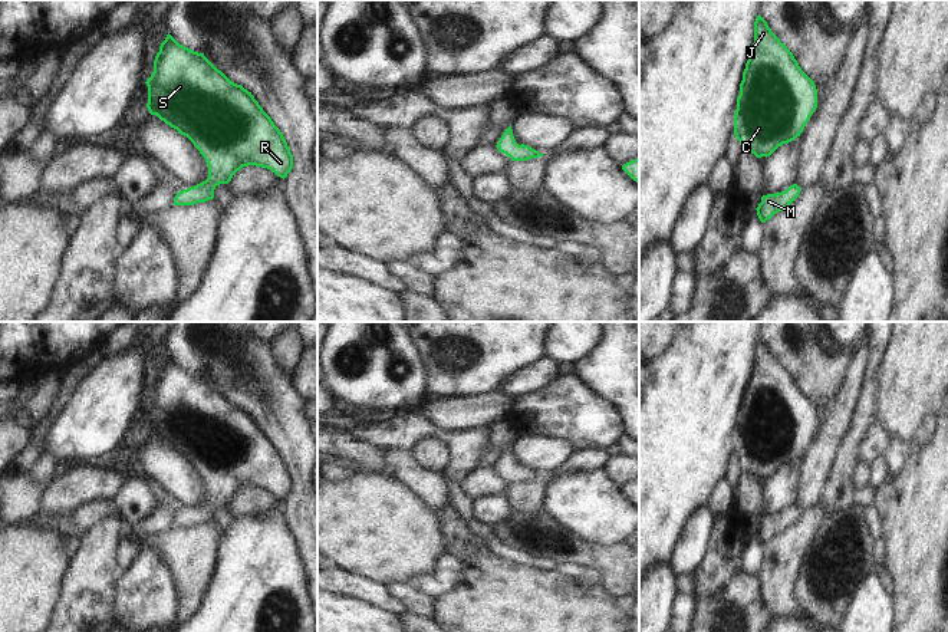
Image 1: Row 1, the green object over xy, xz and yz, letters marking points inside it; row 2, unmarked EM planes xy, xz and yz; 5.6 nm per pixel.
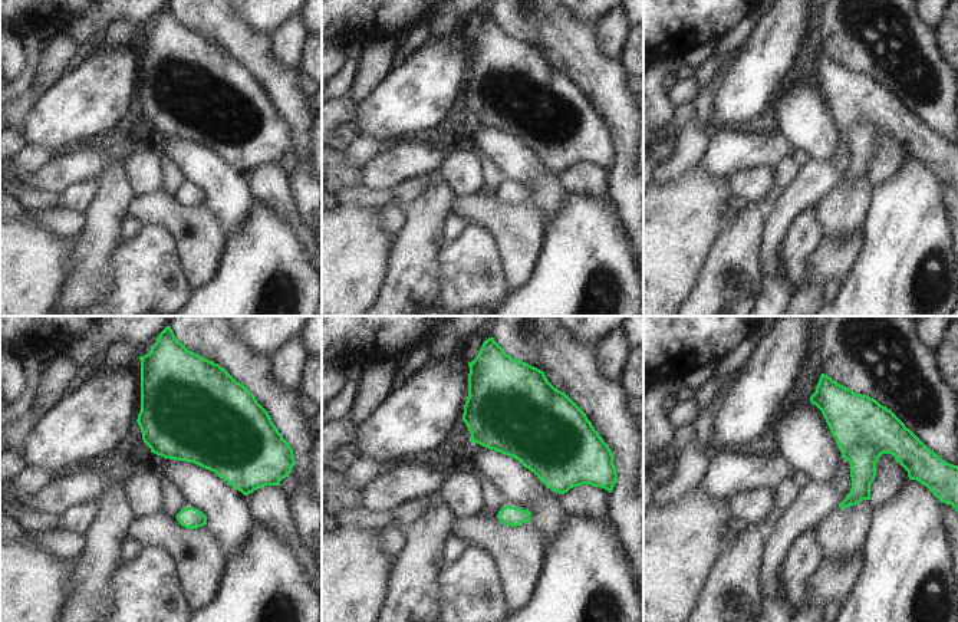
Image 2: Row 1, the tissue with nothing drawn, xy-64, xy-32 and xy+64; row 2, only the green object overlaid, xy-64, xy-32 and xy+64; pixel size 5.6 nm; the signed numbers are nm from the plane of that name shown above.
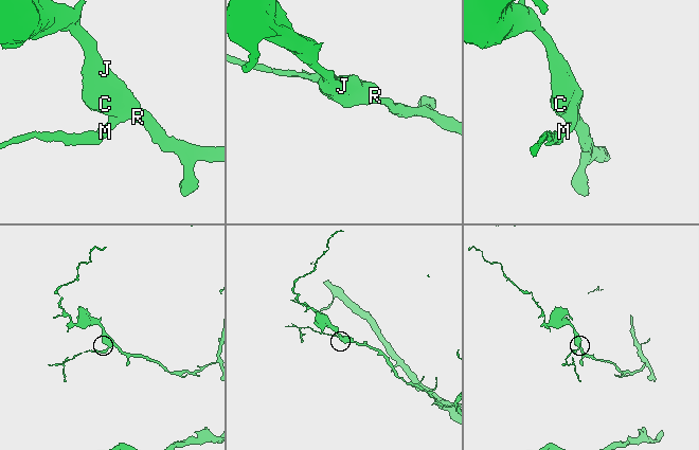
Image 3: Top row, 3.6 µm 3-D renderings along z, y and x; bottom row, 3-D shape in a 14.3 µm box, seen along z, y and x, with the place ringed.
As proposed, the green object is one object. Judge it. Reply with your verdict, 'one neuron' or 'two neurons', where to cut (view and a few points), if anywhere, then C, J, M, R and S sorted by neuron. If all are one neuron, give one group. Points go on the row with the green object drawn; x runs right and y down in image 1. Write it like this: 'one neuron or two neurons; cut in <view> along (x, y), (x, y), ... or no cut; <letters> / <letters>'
one neuron; no cut; C J M R S

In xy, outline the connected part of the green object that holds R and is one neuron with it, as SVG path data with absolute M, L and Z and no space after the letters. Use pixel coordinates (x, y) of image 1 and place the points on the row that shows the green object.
M168 33L155 56L154 72L145 83L149 113L187 136L208 165L208 178L177 192L174 205L194 205L213 200L215 187L228 184L243 167L267 168L283 180L292 171L293 155L280 129L251 92L231 82L204 53L180 45Z

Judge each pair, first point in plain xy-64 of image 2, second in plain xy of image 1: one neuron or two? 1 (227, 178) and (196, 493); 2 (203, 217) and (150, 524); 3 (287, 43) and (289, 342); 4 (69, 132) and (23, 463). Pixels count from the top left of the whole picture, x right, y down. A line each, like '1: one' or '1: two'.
1: one
2: two
3: one
4: two

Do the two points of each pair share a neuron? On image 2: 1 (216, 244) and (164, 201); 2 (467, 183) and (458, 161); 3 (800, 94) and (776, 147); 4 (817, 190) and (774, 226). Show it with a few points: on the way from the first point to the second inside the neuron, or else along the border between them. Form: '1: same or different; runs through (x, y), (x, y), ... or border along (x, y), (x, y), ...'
1: same; runs through (203, 234), (177, 214)
2: same; runs through (467, 177), (463, 167)
3: different; border along (780, 130), (796, 147)
4: same; runs through (807, 193), (784, 216)

